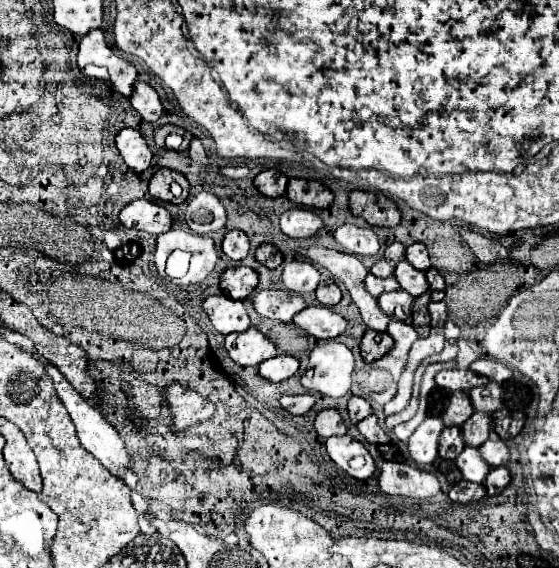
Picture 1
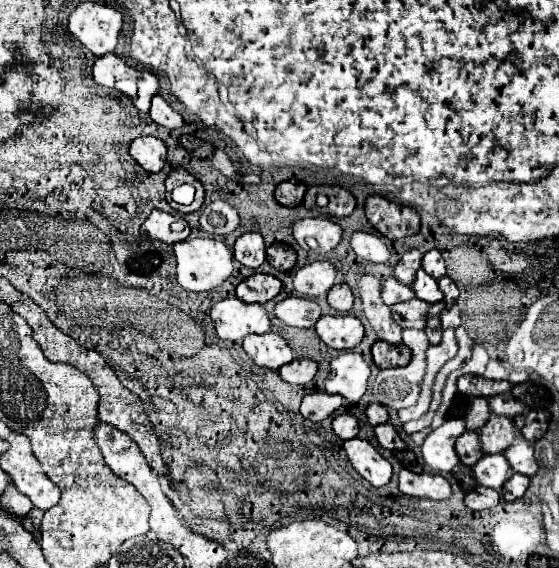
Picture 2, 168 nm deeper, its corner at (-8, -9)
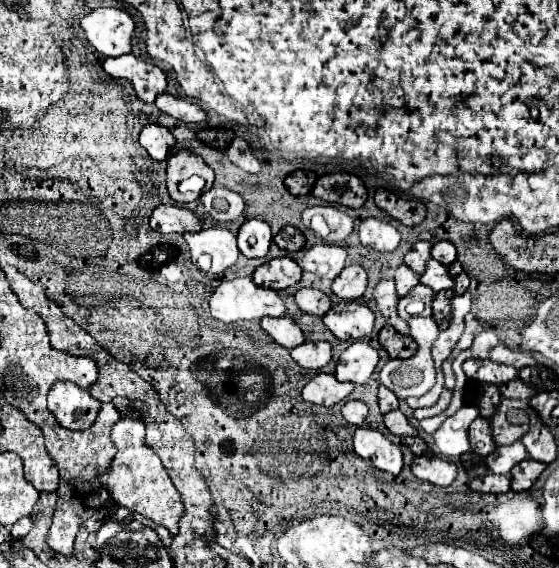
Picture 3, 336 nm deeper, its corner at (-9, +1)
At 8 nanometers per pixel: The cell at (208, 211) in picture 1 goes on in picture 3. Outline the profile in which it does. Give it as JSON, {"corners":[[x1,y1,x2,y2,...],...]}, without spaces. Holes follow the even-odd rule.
{"corners":[[211,188,201,194,201,202,207,208,207,212,219,220,219,222,231,222,237,220,243,214,243,198,227,188]]}

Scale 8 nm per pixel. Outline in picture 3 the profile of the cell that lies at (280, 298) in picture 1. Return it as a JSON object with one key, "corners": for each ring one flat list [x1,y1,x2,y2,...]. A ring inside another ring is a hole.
{"corners":[[301,288,295,294,295,302,303,312,315,314,315,316,325,316,327,310,331,310,329,296,317,288]]}

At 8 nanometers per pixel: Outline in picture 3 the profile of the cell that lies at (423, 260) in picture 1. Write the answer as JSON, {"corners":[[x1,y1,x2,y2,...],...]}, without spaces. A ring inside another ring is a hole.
{"corners":[[443,240,443,242,437,242,437,244,433,246,431,254,433,254,433,258,435,258,435,260,443,262,445,266,449,266,451,262,455,262,455,256,457,256,457,250,455,250,455,246,453,246,451,242]]}

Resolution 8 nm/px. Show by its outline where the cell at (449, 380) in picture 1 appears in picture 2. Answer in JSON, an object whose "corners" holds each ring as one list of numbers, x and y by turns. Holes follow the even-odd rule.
{"corners":[[466,374,466,376,458,378,458,390,462,394,468,394,468,396,484,396,484,398,488,398,488,396,510,390,510,384,506,380,494,382,494,380,484,380,484,376]]}

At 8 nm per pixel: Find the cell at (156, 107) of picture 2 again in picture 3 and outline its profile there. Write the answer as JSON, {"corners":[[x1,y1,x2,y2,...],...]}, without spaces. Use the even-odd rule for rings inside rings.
{"corners":[[167,92,159,94,159,98,155,100,155,106,161,112,165,112,165,114,181,120,181,122,203,122,203,120,209,118,207,112,201,110,197,104,187,102,185,98,175,98,175,96,167,94]]}

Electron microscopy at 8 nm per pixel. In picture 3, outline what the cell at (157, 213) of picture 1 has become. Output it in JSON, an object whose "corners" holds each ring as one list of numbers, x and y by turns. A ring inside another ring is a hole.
{"corners":[[161,204,151,214,151,228,163,234,201,232,201,220,187,208]]}

